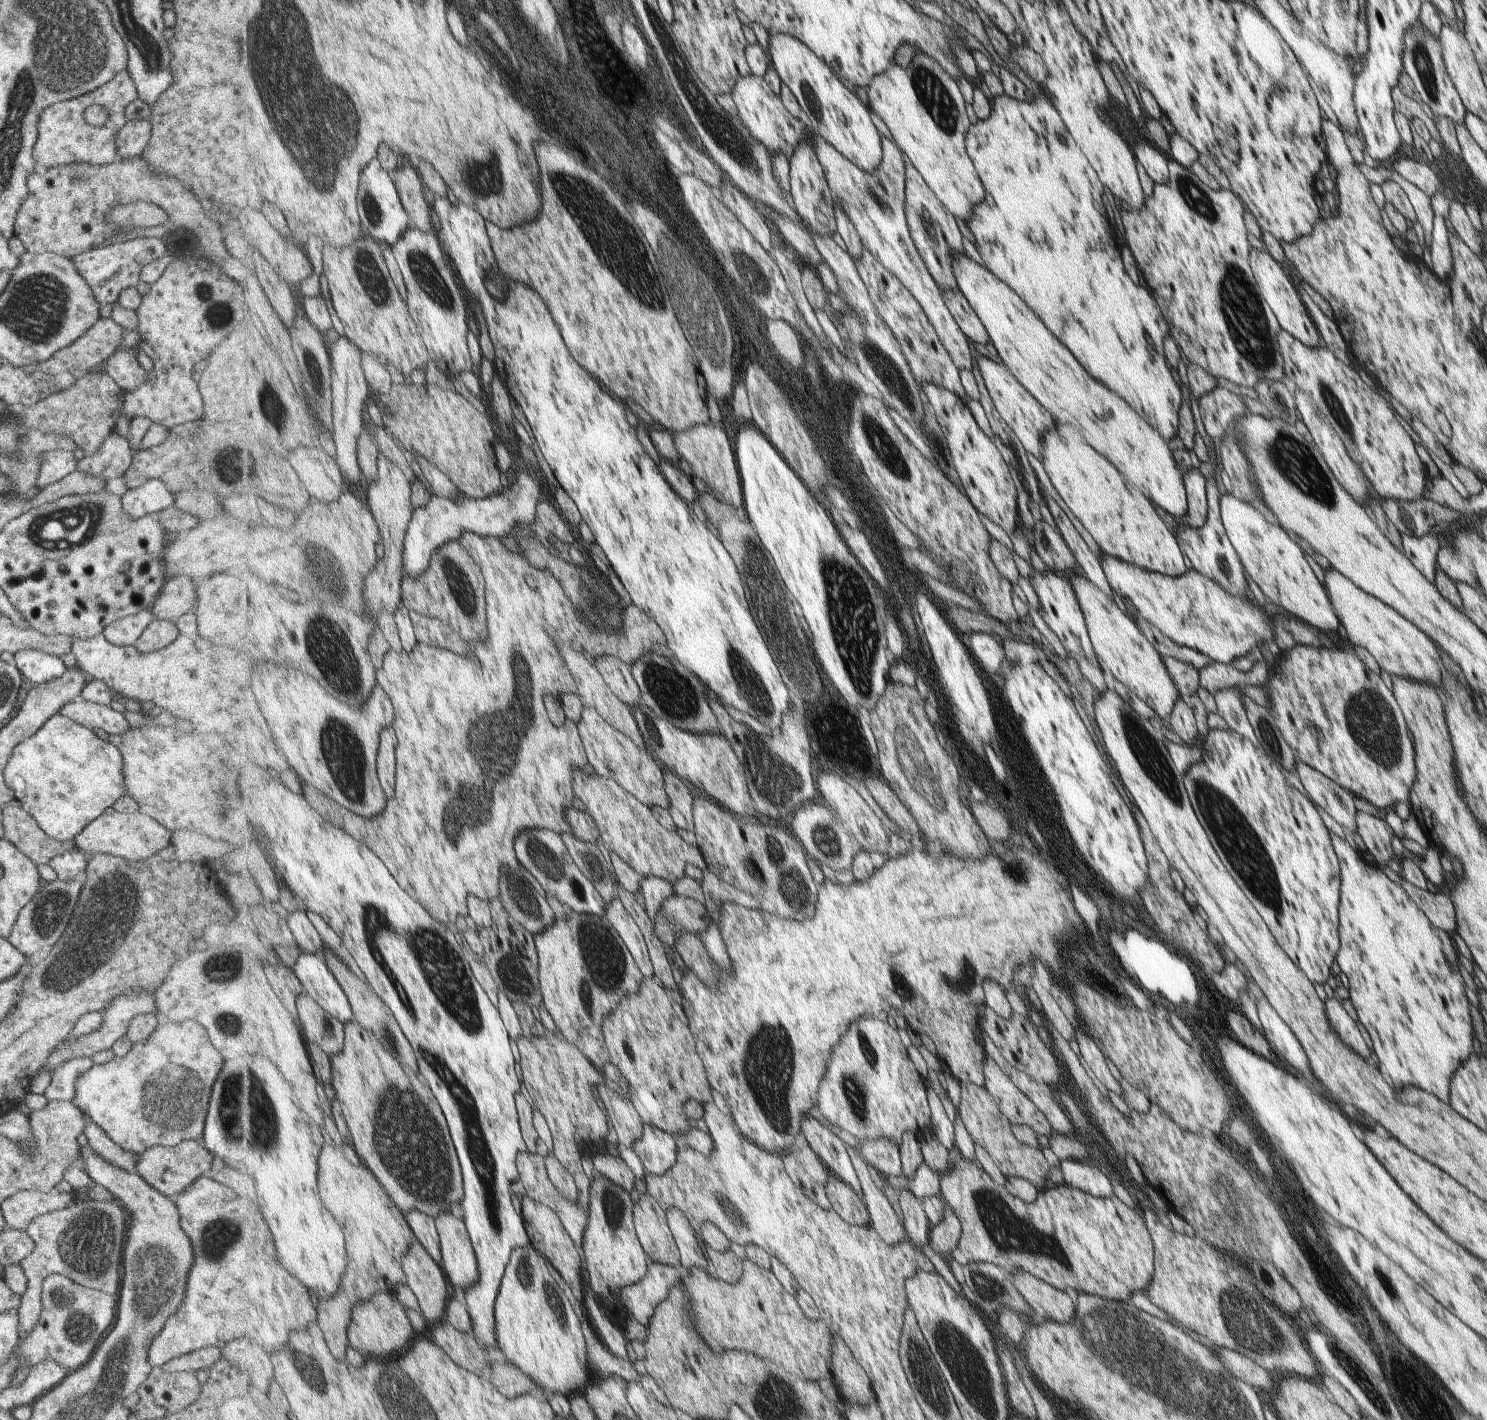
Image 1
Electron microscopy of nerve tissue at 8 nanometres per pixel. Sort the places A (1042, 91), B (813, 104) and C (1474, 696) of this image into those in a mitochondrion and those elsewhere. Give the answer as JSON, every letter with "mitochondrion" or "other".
{"A":"other","B":"mitochondrion","C":"other"}

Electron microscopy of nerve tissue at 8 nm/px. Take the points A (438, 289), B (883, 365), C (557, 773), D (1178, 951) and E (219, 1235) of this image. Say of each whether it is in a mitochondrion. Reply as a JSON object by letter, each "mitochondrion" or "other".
{"A":"mitochondrion","B":"mitochondrion","C":"other","D":"other","E":"mitochondrion"}

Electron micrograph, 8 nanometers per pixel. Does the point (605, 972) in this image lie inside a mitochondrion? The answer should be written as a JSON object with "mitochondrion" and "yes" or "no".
{"mitochondrion":"yes"}

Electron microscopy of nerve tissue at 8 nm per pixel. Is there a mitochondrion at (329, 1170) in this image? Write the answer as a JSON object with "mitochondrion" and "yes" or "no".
{"mitochondrion":"no"}

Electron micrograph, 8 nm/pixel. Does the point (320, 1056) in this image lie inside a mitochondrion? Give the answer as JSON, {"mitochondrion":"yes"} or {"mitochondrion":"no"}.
{"mitochondrion":"no"}

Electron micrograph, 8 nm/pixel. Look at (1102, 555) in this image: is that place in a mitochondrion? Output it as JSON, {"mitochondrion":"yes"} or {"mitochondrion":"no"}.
{"mitochondrion":"no"}

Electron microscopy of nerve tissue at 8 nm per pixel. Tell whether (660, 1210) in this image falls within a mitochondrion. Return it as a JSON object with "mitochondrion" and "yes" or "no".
{"mitochondrion":"no"}

